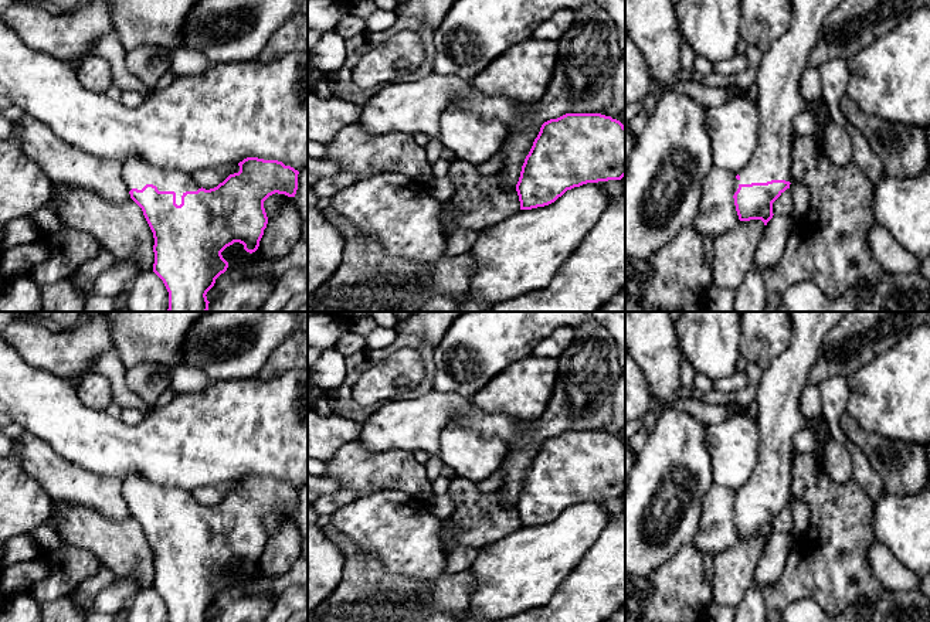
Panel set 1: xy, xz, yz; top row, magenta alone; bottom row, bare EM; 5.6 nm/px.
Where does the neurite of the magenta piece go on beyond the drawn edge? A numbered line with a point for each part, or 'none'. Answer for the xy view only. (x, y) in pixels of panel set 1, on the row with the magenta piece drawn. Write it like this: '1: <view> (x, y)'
1: xy (136, 173)

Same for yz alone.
1: yz (780, 102)

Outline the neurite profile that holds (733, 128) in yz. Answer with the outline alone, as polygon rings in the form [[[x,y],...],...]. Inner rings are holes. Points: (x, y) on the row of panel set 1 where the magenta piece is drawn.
[[[744,91],[724,105],[705,108],[712,140],[713,166],[737,174],[749,164],[758,145],[758,108]]]

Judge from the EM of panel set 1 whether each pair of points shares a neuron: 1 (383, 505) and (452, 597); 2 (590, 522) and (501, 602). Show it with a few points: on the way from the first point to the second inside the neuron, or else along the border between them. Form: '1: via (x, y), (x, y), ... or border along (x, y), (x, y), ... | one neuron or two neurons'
1: border along (444, 570), (433, 580), (404, 575) | two neurons
2: via (567, 537), (523, 580) | one neuron

